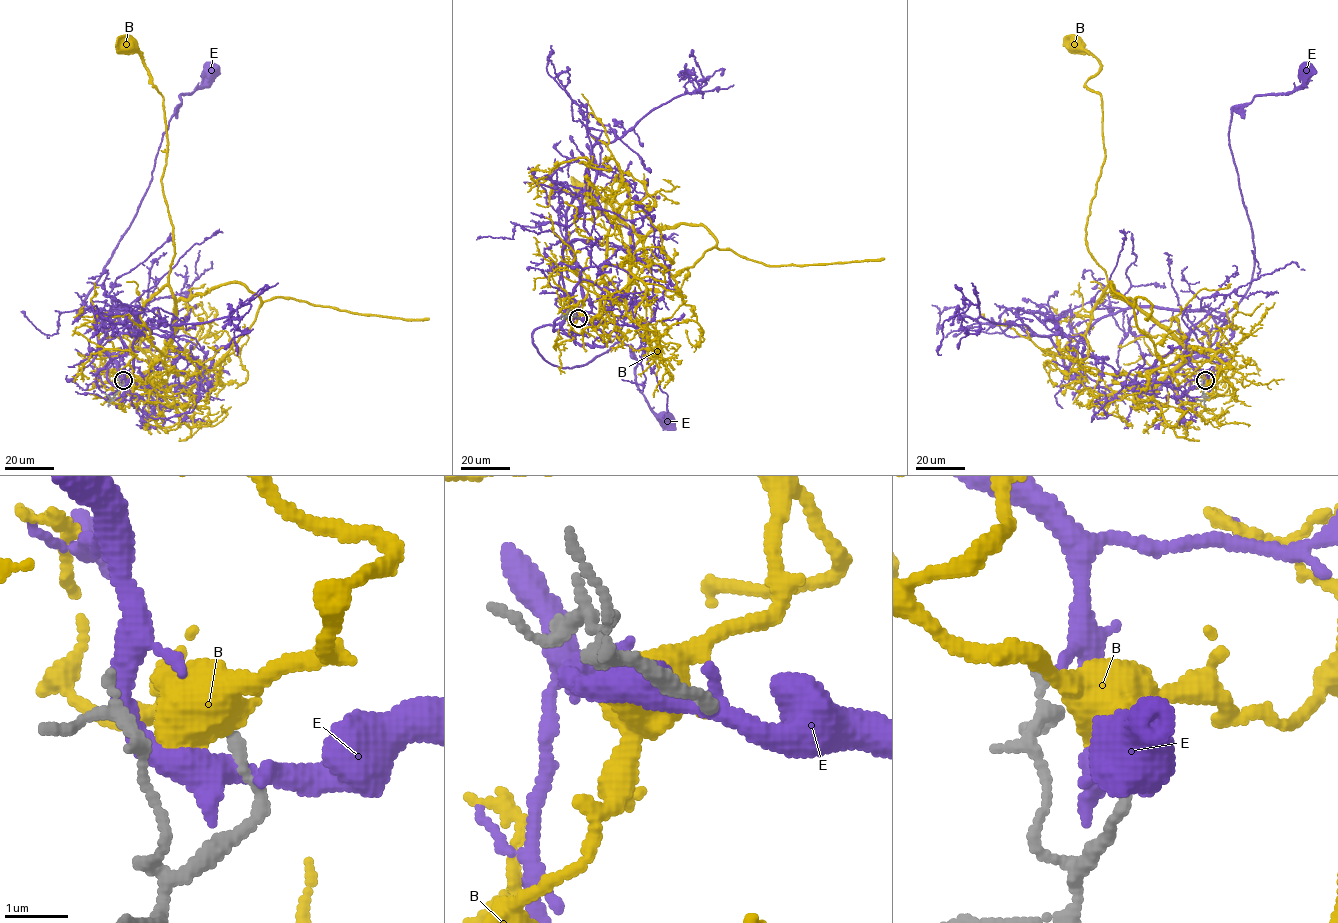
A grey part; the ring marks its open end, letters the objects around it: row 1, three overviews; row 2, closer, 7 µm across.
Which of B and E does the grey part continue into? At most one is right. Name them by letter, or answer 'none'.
none

